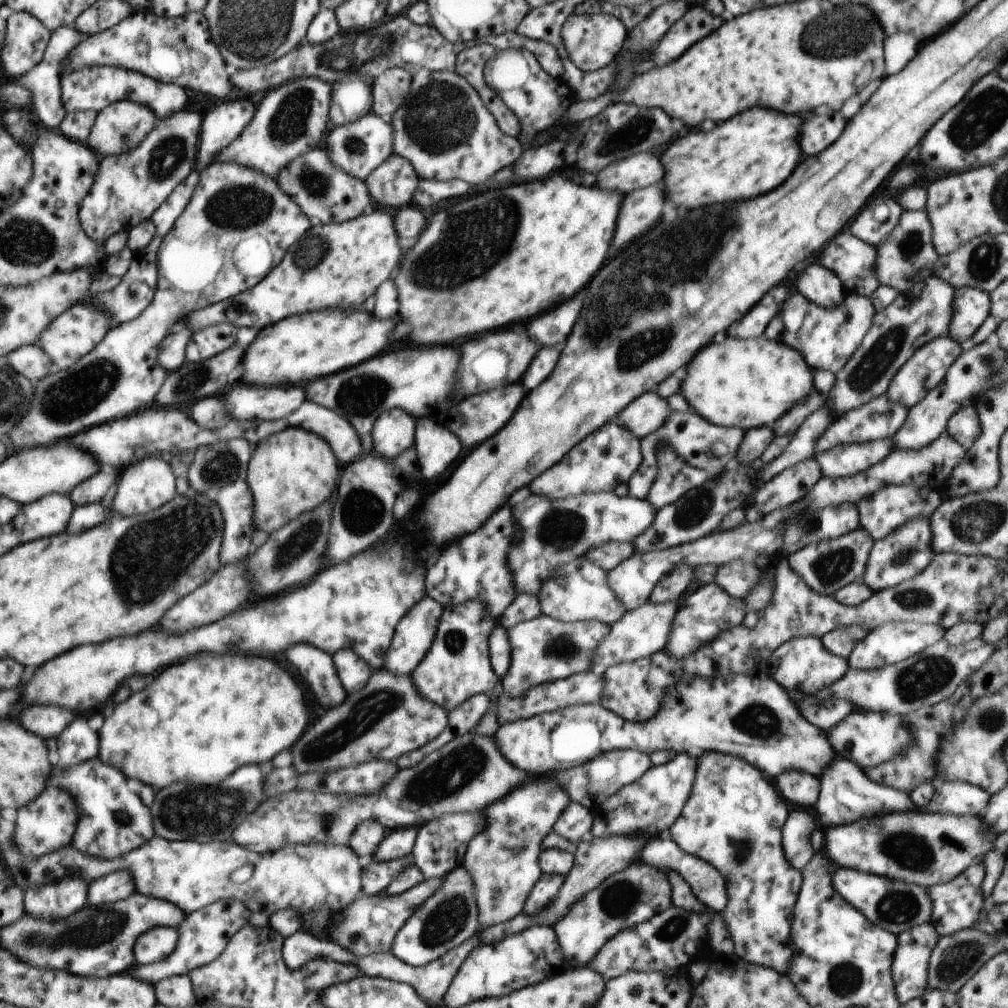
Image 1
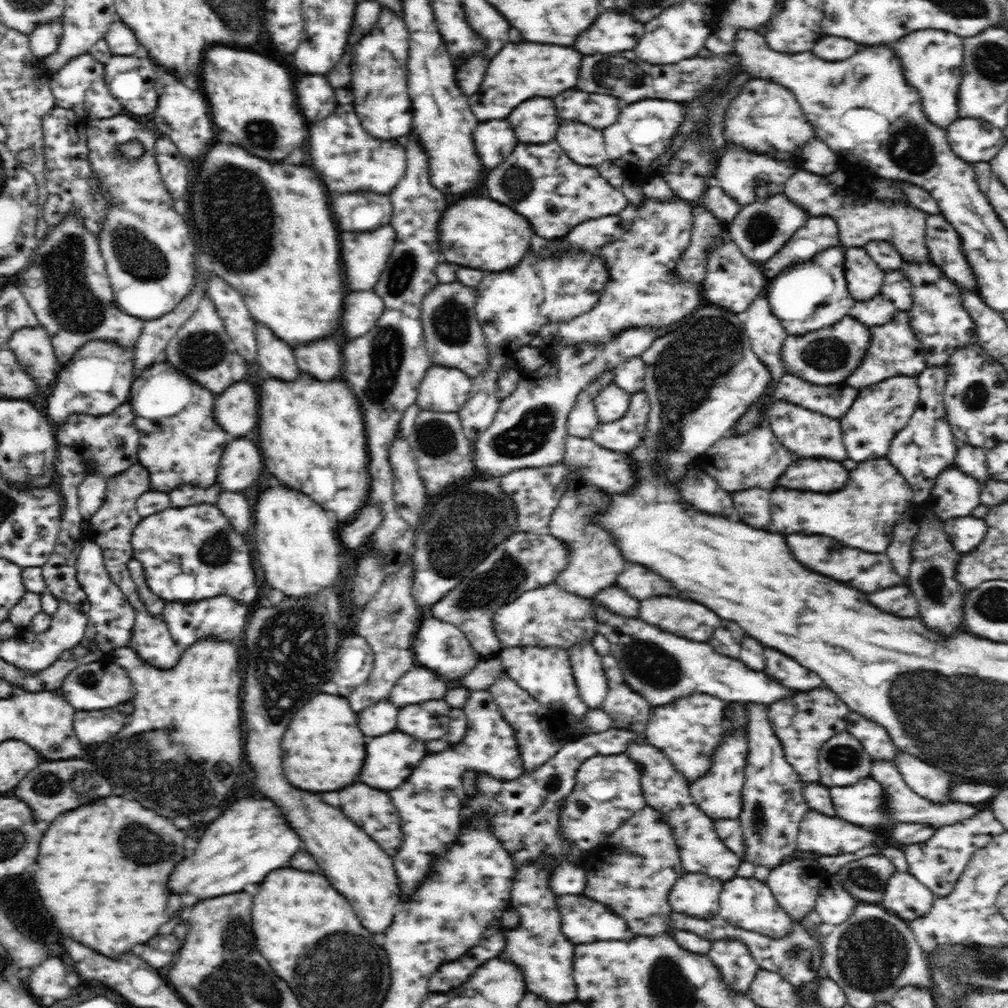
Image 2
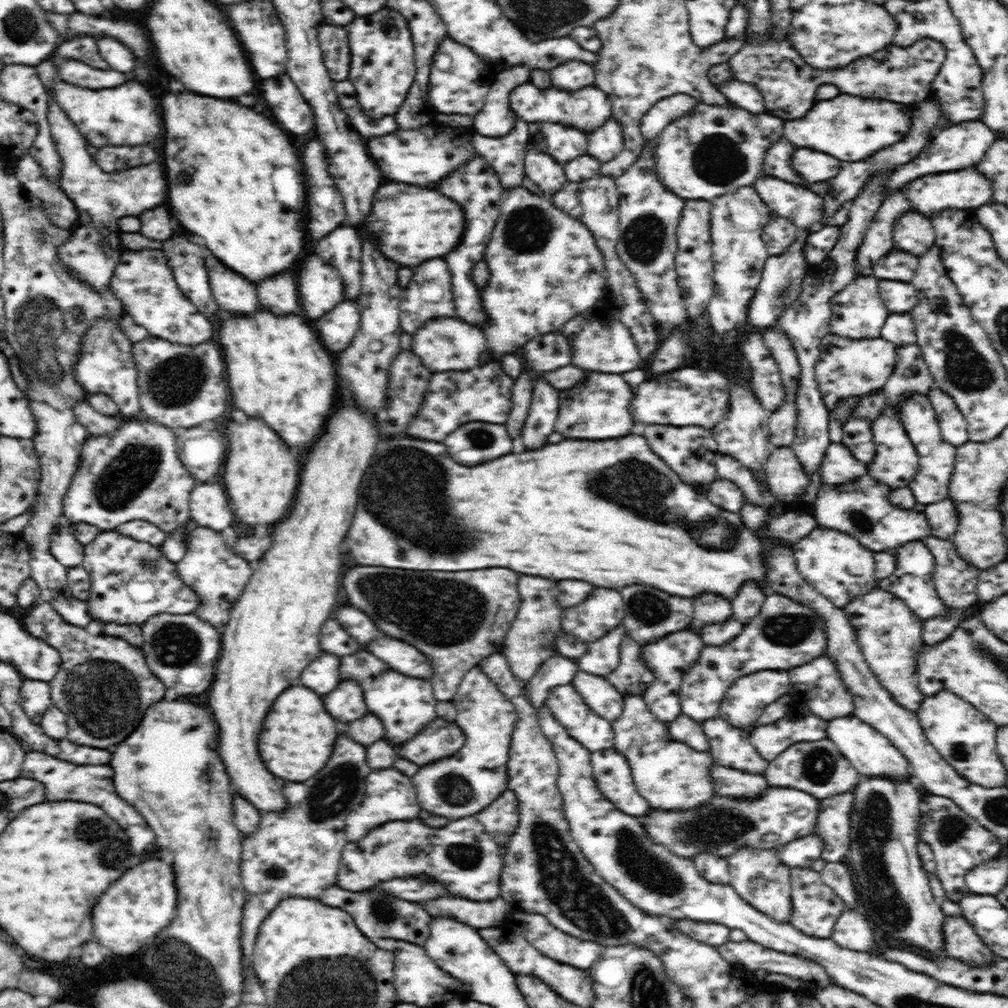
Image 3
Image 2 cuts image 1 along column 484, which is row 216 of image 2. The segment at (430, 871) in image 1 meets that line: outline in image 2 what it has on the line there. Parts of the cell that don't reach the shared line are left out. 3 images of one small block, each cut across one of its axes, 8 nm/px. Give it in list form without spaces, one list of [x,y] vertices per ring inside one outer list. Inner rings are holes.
[[[828,216],[810,218],[808,224],[801,226],[778,254],[764,262],[764,272],[766,276],[776,277],[792,265],[808,262],[816,254],[834,246],[842,246],[836,222]]]

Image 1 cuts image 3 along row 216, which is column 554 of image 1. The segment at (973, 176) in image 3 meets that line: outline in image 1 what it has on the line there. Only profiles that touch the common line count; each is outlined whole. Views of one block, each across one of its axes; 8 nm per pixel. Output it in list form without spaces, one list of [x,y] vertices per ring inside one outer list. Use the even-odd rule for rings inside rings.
[[[632,864],[603,880],[574,903],[565,917],[552,928],[558,937],[559,947],[573,968],[586,967],[602,946],[614,935],[627,928],[650,920],[669,908],[672,902],[672,887],[666,873],[646,864]]]

